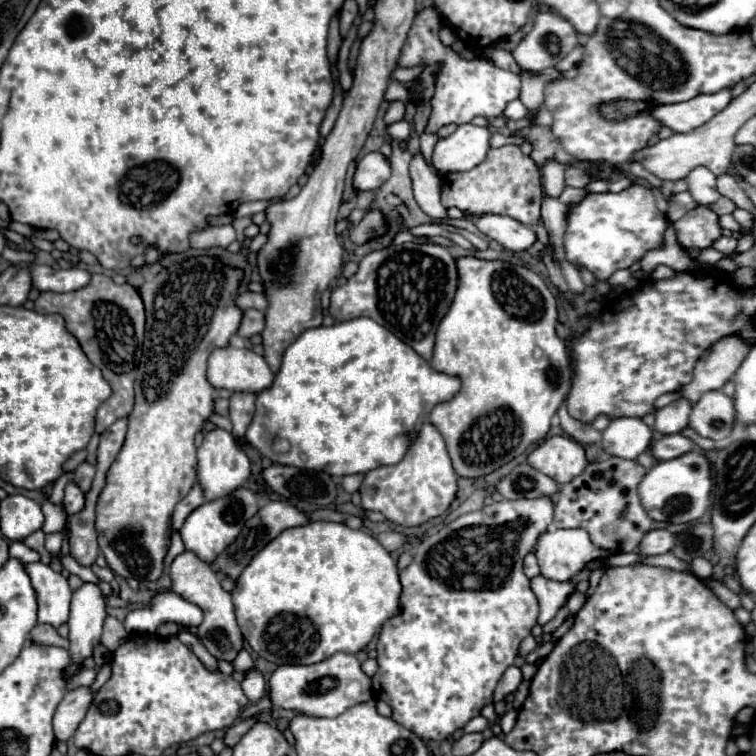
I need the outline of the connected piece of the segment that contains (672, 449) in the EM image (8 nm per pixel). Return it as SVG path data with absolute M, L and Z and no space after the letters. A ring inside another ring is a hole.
M676 433L676 435L664 435L660 441L656 441L652 445L652 455L660 461L668 461L668 459L680 457L692 449L694 449L694 443L688 437Z

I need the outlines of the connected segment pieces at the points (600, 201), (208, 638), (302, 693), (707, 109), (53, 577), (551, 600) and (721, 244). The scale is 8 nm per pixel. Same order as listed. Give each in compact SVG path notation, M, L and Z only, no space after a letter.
M632 185L622 193L592 193L570 211L568 231L564 237L566 257L574 265L588 267L596 275L596 279L608 279L614 271L632 267L646 251L660 247L664 229L666 229L666 217L658 211L652 189L642 185Z
M184 551L178 555L170 567L170 577L172 577L172 591L188 599L190 603L196 603L204 611L204 621L202 625L196 627L196 637L200 643L208 649L210 655L214 655L218 661L234 661L236 655L244 649L244 637L242 631L238 629L236 617L234 617L234 605L232 605L232 595L222 589L220 577L210 569L208 563L200 561L194 553Z
M336 653L314 665L280 665L270 675L270 699L274 709L298 711L308 717L336 717L348 707L370 701L370 677L350 653Z
M722 89L714 95L698 95L690 101L676 103L676 105L658 105L650 109L650 113L662 121L666 127L670 127L676 133L688 133L704 123L708 123L716 113L726 109L726 105L732 101L732 93L728 89Z
M30 563L26 565L26 571L32 579L32 587L38 593L38 623L48 623L58 629L68 621L72 597L66 577L44 563Z
M538 575L532 579L532 591L540 603L538 621L540 621L540 625L546 625L558 613L558 609L570 599L570 595L576 591L576 585L550 581L550 579Z
M720 237L712 247L718 249L720 253L724 253L724 255L730 255L730 253L734 253L736 245L738 245L738 239L734 239L734 237Z

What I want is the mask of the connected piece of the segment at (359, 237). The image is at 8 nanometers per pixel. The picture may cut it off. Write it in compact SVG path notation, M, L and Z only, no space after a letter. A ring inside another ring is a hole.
M370 209L370 211L364 215L364 219L362 219L358 225L354 225L354 229L352 229L352 233L350 233L350 241L352 241L354 245L364 245L364 243L370 241L370 239L382 237L382 235L386 233L386 229L388 229L386 217L384 217L378 209Z

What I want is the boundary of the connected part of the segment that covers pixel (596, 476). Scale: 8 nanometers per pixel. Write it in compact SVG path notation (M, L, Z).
M608 457L606 461L590 463L582 475L560 487L554 505L554 527L558 529L584 529L596 547L610 553L636 551L642 537L652 529L654 521L638 497L638 483L646 469L638 461Z

